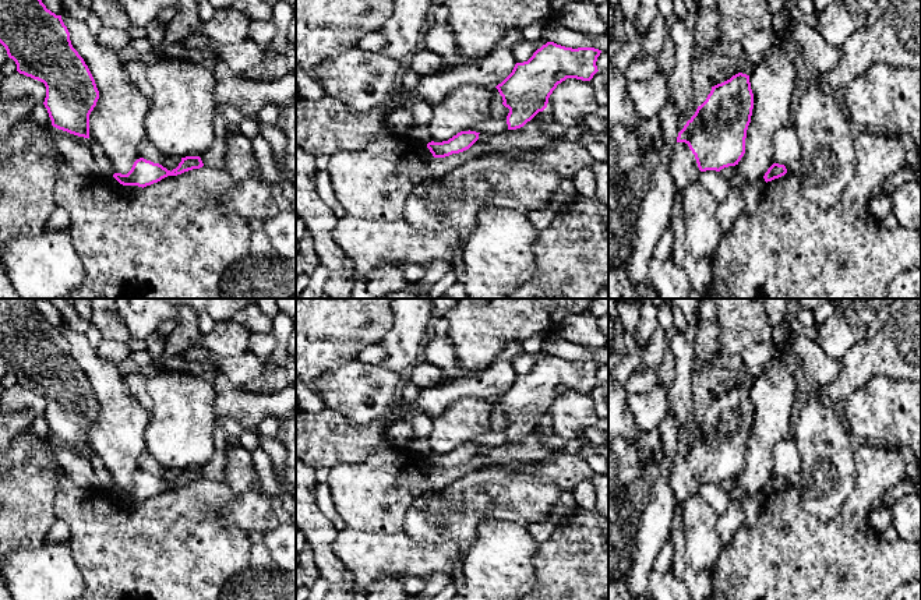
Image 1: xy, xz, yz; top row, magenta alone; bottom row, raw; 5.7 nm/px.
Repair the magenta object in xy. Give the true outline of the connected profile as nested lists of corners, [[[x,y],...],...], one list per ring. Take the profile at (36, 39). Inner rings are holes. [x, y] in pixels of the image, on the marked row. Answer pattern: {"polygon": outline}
{"polygon": [[[0,0],[0,43],[20,74],[45,84],[43,105],[52,126],[89,138],[89,114],[96,106],[99,91],[84,59],[73,47],[61,15],[47,10],[42,0]]]}

